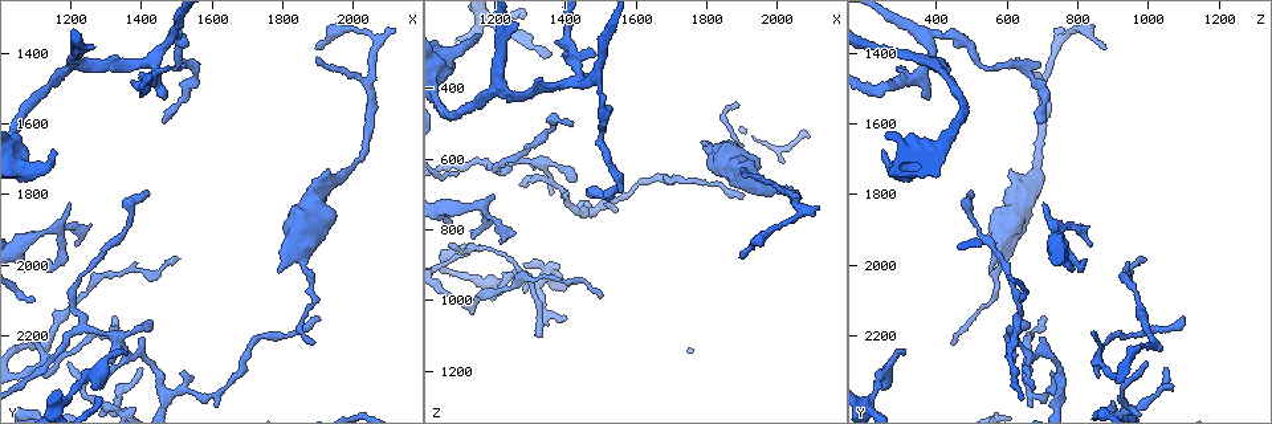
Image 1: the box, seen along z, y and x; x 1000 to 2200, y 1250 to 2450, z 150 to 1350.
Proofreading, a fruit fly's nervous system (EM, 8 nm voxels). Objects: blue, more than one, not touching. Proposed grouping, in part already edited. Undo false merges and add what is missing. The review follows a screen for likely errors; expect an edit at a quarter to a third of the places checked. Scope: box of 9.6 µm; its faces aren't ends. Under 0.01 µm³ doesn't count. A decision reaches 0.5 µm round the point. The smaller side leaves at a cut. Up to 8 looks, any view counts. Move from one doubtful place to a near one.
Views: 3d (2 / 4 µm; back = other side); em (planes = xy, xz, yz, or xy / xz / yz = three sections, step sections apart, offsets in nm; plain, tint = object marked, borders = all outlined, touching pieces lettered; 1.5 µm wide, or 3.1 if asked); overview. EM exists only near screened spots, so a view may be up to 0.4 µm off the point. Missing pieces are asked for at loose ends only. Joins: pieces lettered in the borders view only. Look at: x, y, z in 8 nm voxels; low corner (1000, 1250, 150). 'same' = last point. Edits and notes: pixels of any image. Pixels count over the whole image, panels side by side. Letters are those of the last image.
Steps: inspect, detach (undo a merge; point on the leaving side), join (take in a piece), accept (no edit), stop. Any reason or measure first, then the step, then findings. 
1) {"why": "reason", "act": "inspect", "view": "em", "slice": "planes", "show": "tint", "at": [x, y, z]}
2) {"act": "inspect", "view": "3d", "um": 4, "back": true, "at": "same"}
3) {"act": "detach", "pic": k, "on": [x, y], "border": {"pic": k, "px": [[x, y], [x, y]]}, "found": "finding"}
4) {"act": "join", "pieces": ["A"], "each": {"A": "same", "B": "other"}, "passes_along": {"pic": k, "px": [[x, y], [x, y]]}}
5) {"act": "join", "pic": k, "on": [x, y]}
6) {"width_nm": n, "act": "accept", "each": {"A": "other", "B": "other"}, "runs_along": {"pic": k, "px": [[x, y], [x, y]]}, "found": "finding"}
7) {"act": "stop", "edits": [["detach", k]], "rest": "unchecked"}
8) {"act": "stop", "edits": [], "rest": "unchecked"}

{"act": "inspect", "view": "3d", "um": 2, "at": [1420, 2170, 660]}

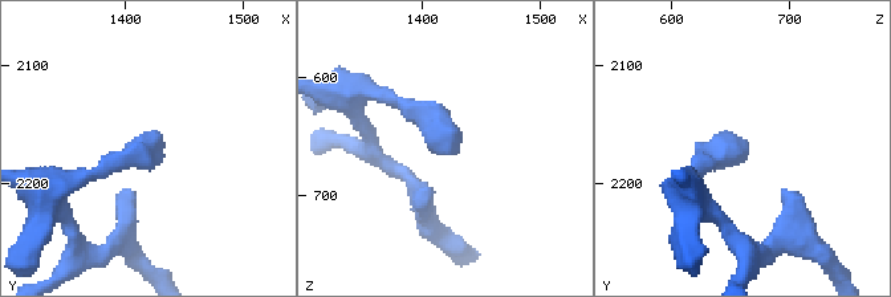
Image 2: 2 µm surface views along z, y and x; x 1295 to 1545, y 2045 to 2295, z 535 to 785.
{"why": "now the EM", "act": "inspect", "view": "em", "slice": "xy", "step": 4, "show": "borders", "at": [1428, 2178, 662]}

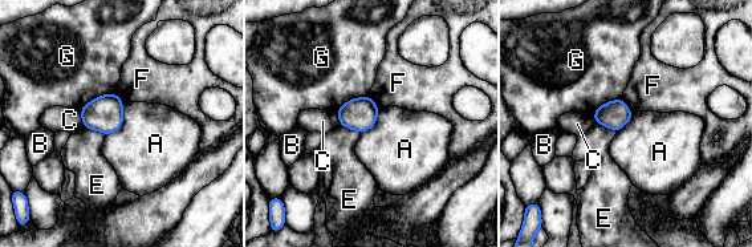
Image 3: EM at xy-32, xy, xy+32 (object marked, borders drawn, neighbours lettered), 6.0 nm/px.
{"width_nm": 170, "act": "accept", "each": {"A": "other", "B": "other", "C": "other", "E": "other", "F": "other", "G": "other"}, "border": {"pic": 3, "px": [[124, 102], [122, 124], [105, 136]]}, "found": "none of them fits"}

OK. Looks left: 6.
{"why": "branch point", "act": "inspect", "view": "3d", "um": 4, "at": [1180, 1900, 750]}

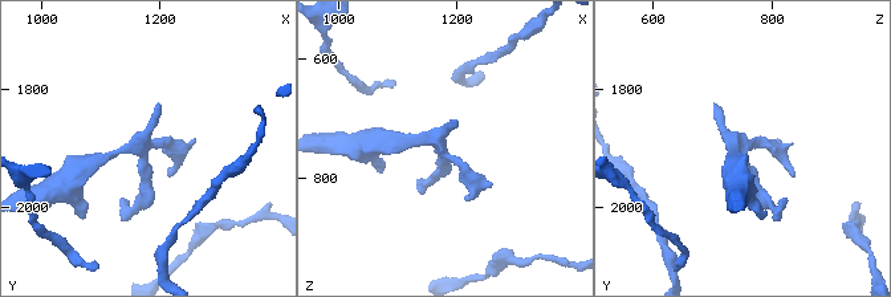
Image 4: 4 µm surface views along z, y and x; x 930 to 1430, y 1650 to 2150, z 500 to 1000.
{"why": "need the tissue", "act": "inspect", "view": "em", "slice": "xy", "step": 8, "show": "tint", "at": [1170, 1900, 745]}

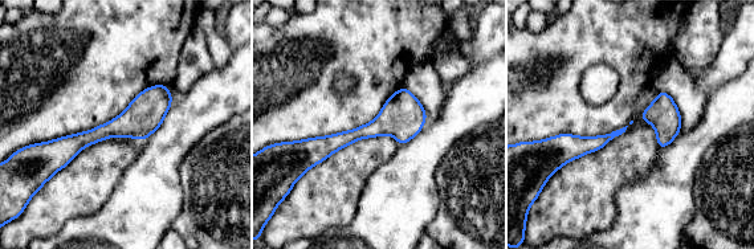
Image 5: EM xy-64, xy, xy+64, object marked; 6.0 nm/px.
{"act": "inspect", "view": "em", "slice": "planes", "show": "borders", "at": "same"}

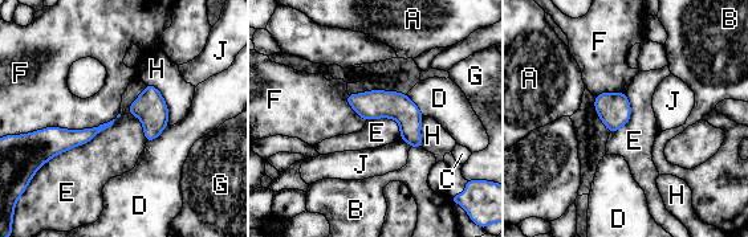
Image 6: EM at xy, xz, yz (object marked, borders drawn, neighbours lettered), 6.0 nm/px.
{"longest_contact_nm": ["F", 360], "act": "accept", "each": {"A": "other", "B": "other", "C": "other", "D": "other", "E": "other", "F": "other", "G": "other", "H": "other", "J": "other"}, "found": "one neuron here"}

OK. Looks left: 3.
{"why": "abrupt turn", "act": "inspect", "view": "em", "slice": "planes", "show": "borders", "at": [1540, 1450, 660]}

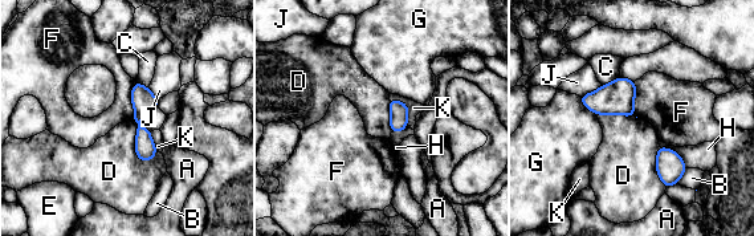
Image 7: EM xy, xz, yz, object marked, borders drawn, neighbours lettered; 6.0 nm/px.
{"width_nm": 110, "act": "accept", "each": {"A": "other", "B": "other", "C": "other", "D": "other", "E": "other", "F": "other", "G": "other", "H": "other", "J": "other", "K": "other"}, "runs_along": {"pic": 7, "px": [[138, 86], [145, 158]]}, "found": "one neuron here"}

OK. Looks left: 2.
{"act": "stop", "edits": [], "rest": "unchecked"}

